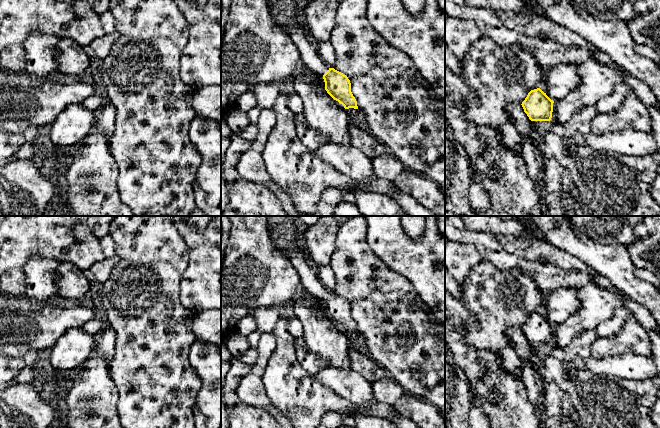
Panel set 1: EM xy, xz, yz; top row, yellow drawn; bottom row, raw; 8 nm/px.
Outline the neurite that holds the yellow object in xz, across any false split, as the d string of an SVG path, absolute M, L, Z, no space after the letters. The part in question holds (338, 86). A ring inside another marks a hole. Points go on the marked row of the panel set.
M288 23L281 24L281 28L291 37L300 52L304 64L314 73L321 75L325 82L325 90L345 109L358 109L357 101L351 92L351 83L346 75L329 68L319 56L317 49L310 42L310 36L301 29Z

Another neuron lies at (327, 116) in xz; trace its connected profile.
M309 69L302 77L294 77L293 83L295 94L303 100L303 114L308 125L326 136L331 144L350 147L351 143L348 133L349 116L347 110L327 93L323 76Z

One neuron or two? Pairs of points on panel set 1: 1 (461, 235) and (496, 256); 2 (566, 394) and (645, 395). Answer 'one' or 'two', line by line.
1: one
2: one

